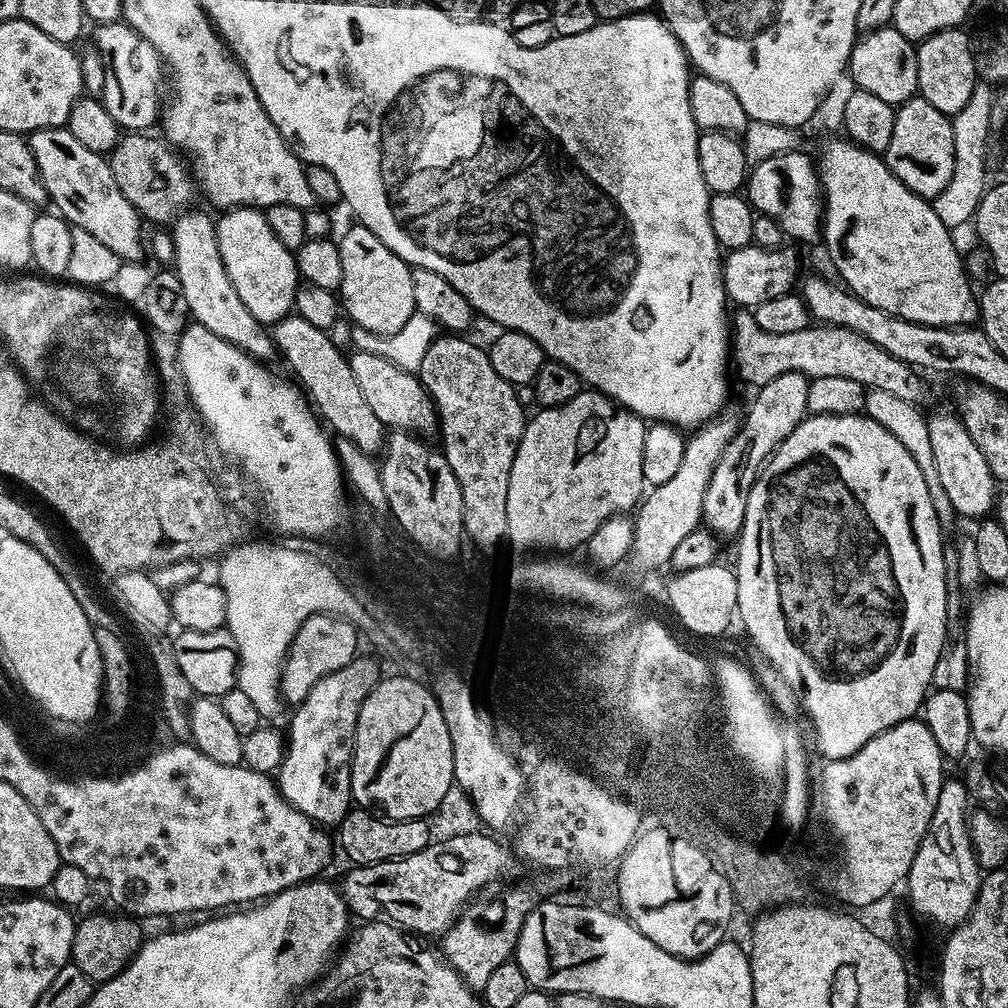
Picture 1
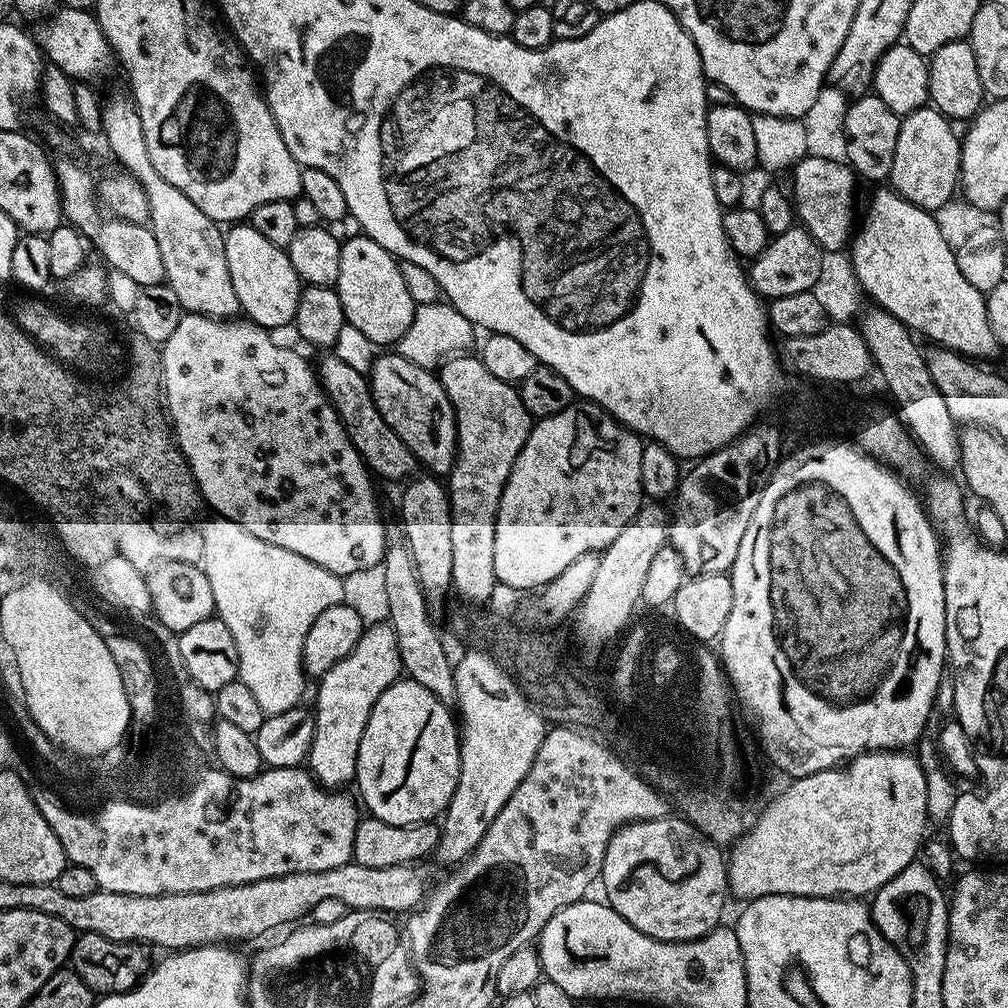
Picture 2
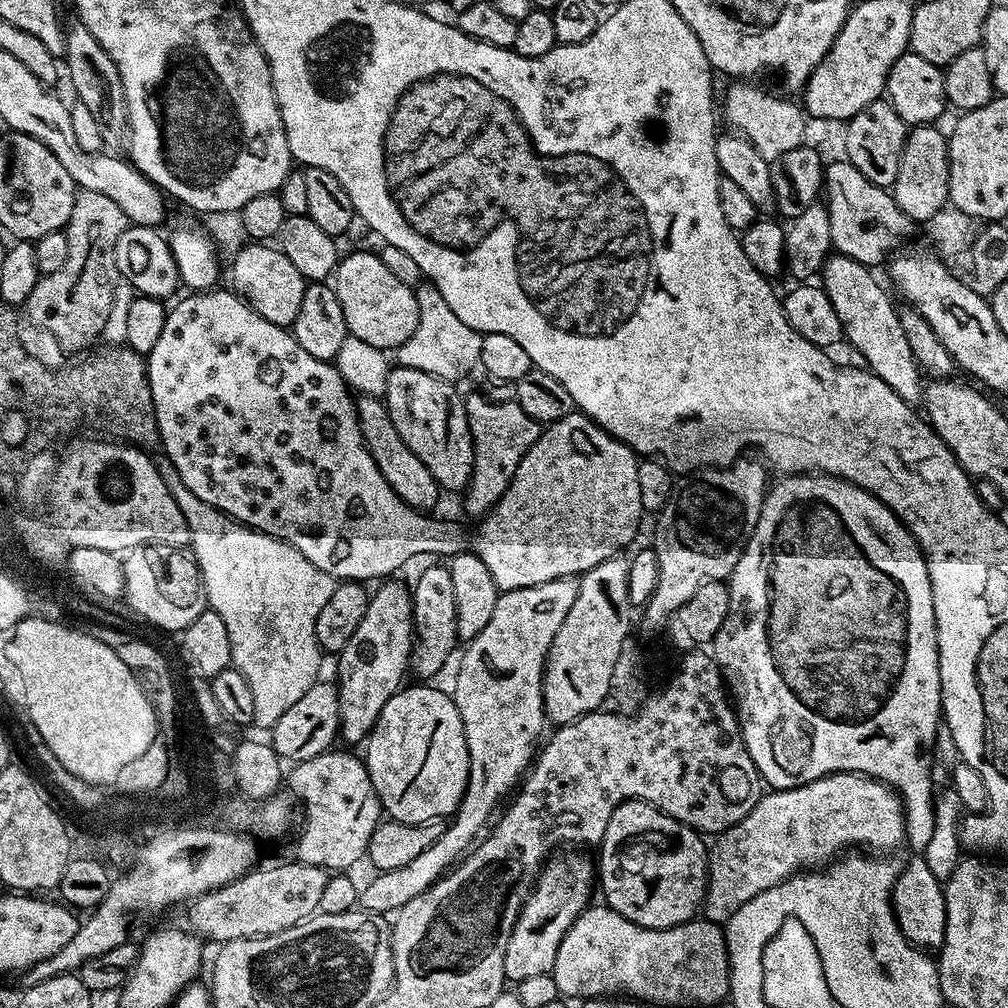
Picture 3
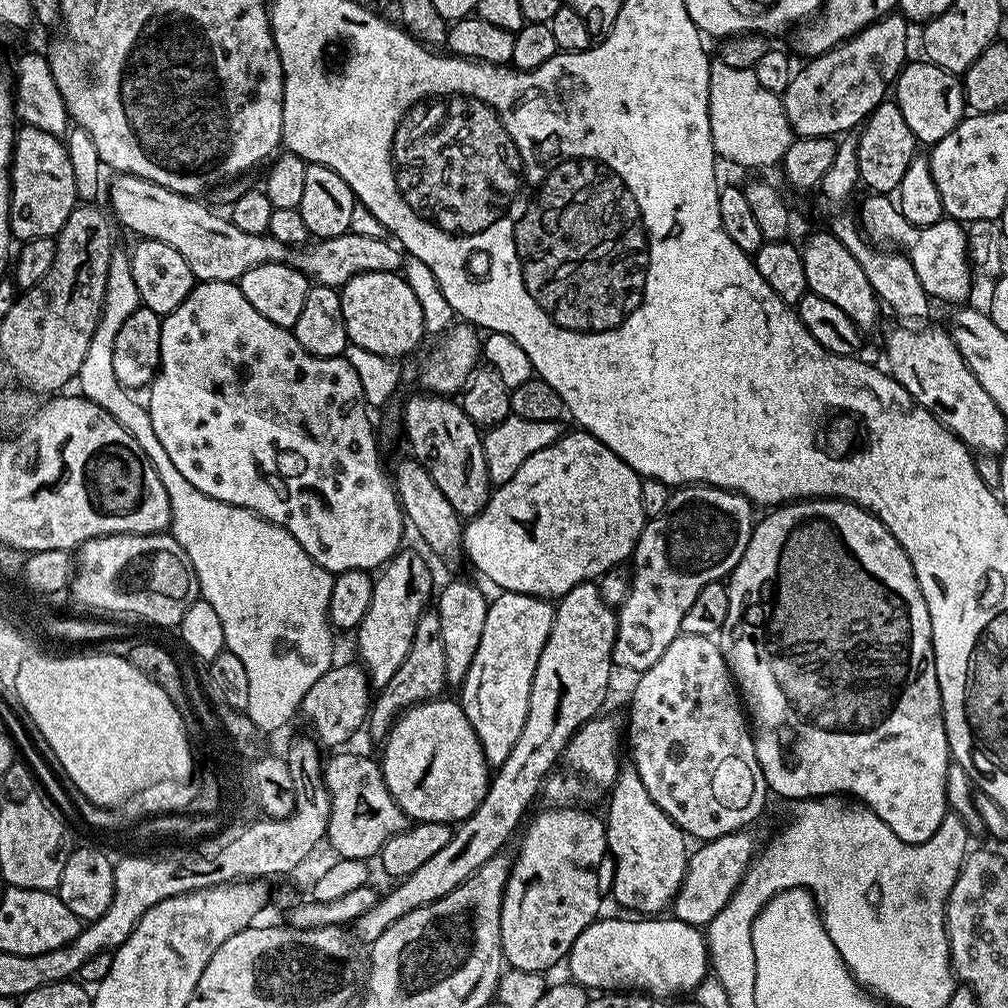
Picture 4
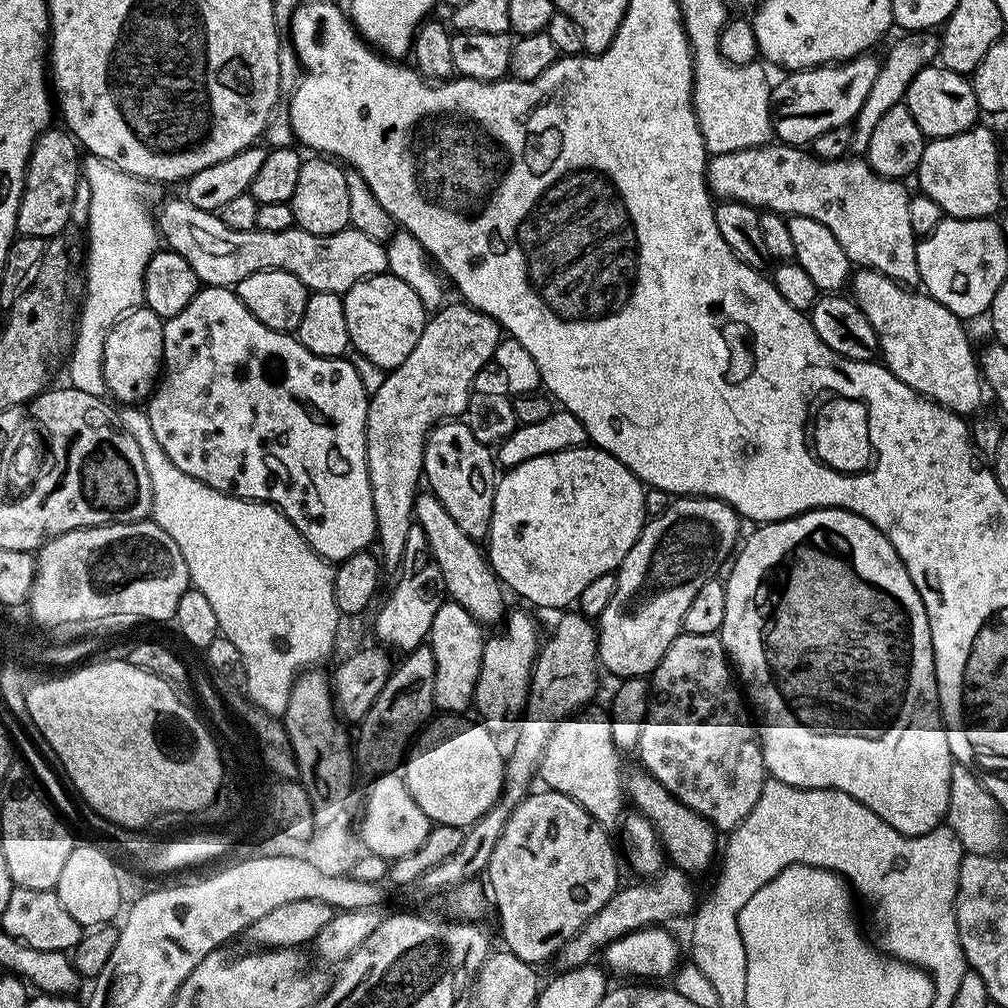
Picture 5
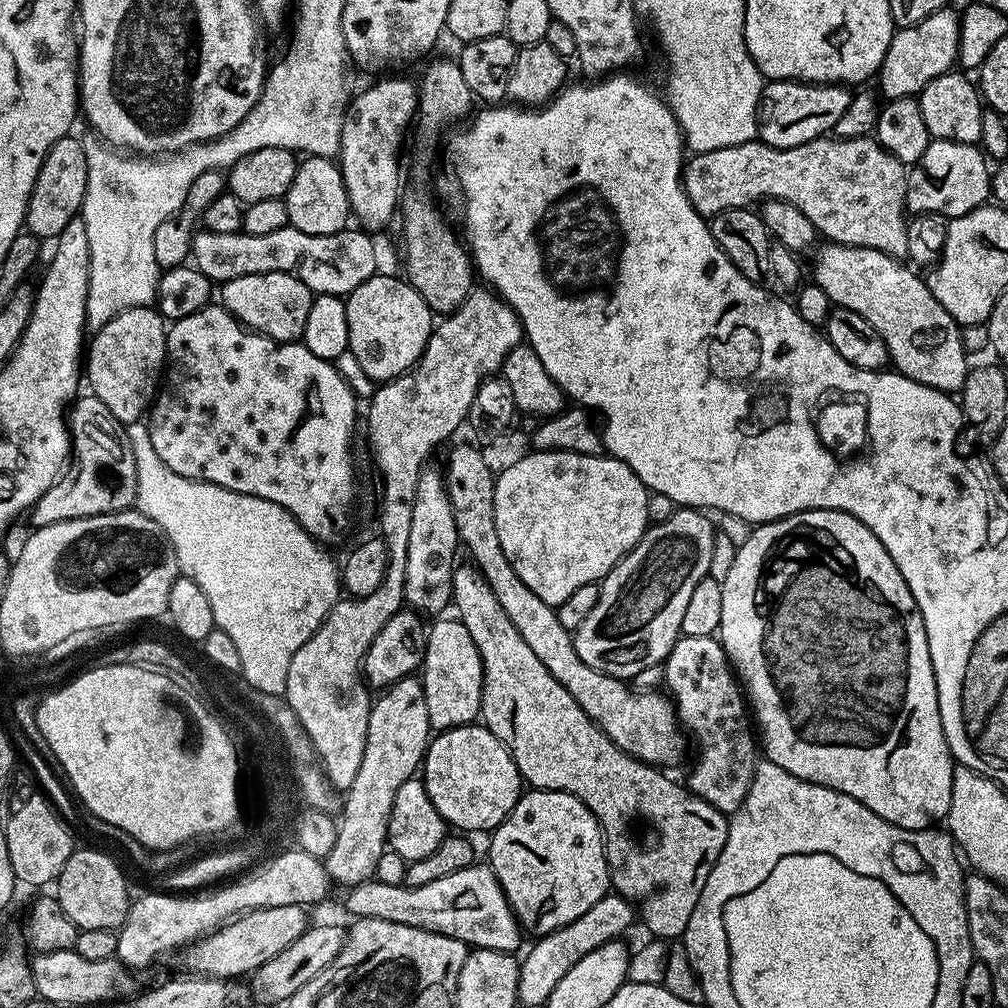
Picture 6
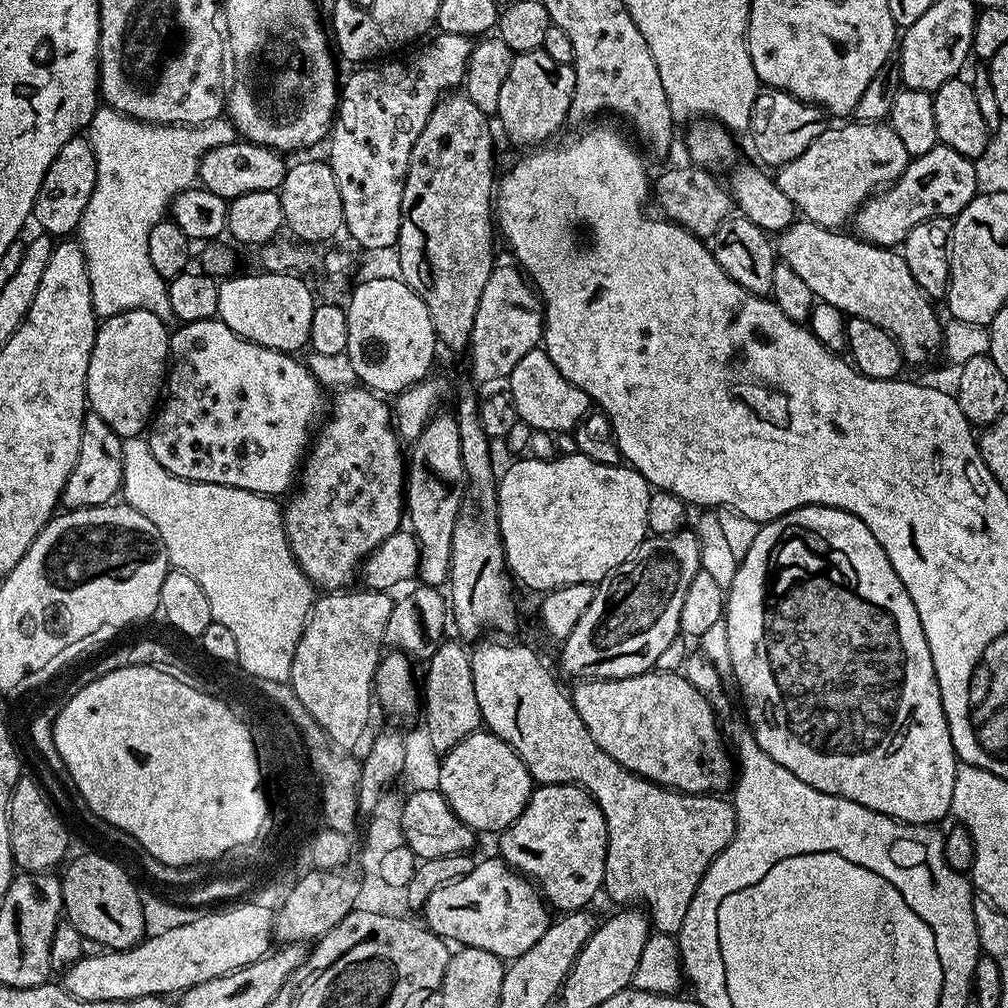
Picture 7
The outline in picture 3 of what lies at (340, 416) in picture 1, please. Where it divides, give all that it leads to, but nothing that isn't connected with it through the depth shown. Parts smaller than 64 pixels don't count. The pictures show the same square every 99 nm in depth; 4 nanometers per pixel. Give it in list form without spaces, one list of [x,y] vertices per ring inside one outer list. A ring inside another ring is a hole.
[[[357,395],[355,402],[356,417],[358,426],[362,430],[364,445],[366,450],[370,450],[370,458],[374,458],[374,466],[378,466],[382,478],[386,478],[386,482],[390,482],[394,494],[398,494],[398,498],[402,498],[402,502],[406,502],[417,510],[432,510],[428,508],[434,507],[439,502],[440,495],[442,495],[441,486],[430,474],[430,470],[423,465],[421,458],[410,450],[403,442],[401,435],[395,430],[383,399],[378,396]]]

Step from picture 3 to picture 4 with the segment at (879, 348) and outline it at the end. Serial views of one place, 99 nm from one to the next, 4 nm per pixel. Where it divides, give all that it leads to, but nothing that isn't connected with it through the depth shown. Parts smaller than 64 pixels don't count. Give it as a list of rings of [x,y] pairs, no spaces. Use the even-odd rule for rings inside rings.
[[[832,231],[816,232],[802,244],[802,262],[806,266],[809,292],[818,294],[818,298],[826,298],[826,302],[834,302],[834,306],[843,310],[850,317],[850,322],[862,330],[868,330],[879,322],[882,305],[870,286],[870,278],[866,278],[862,266],[858,266],[858,258],[838,242]]]

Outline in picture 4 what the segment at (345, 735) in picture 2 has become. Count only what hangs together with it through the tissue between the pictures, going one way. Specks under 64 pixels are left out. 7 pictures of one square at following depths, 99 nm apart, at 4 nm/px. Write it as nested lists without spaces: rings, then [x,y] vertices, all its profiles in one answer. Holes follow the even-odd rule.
[[[401,550],[379,569],[374,580],[374,595],[370,598],[370,610],[366,610],[366,618],[362,618],[354,630],[356,648],[360,651],[359,663],[368,673],[368,683],[376,690],[384,688],[386,682],[394,678],[398,666],[406,662],[410,642],[414,642],[414,626],[418,626],[418,618],[434,596],[432,572],[424,561],[425,553],[420,552]]]

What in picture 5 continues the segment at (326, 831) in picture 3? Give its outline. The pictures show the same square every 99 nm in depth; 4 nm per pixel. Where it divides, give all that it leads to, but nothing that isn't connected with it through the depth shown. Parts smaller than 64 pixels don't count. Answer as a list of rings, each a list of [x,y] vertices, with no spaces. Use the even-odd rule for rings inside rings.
[[[399,771],[381,772],[368,788],[368,797],[364,800],[364,813],[360,816],[360,840],[364,843],[363,851],[373,856],[381,856],[389,862],[398,858],[406,858],[406,854],[414,854],[422,842],[426,842],[426,834],[430,834],[433,822],[418,802],[414,802],[414,794],[406,786],[403,775]]]

